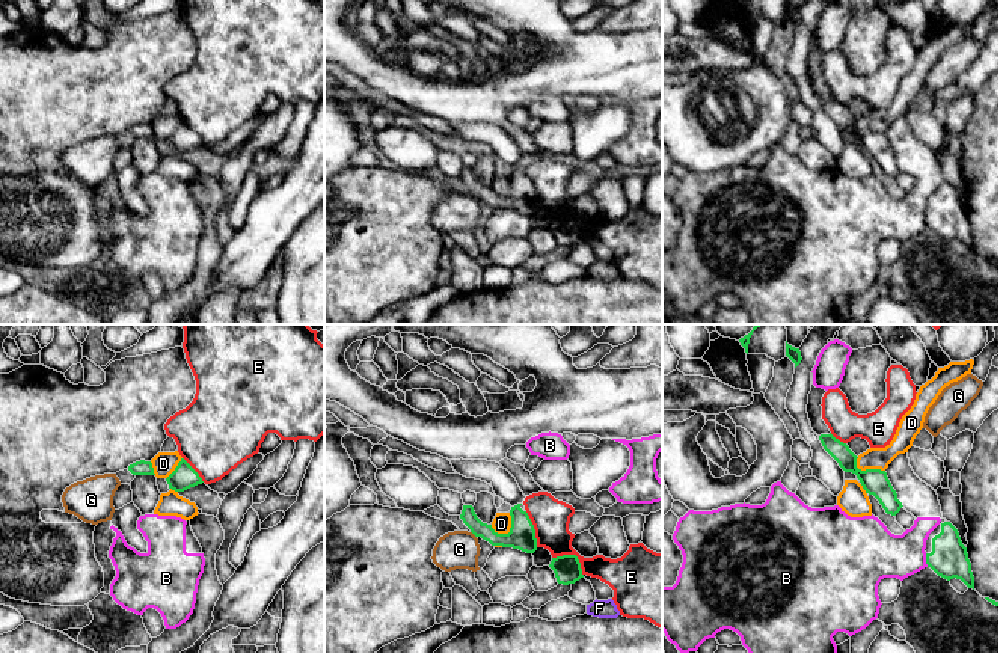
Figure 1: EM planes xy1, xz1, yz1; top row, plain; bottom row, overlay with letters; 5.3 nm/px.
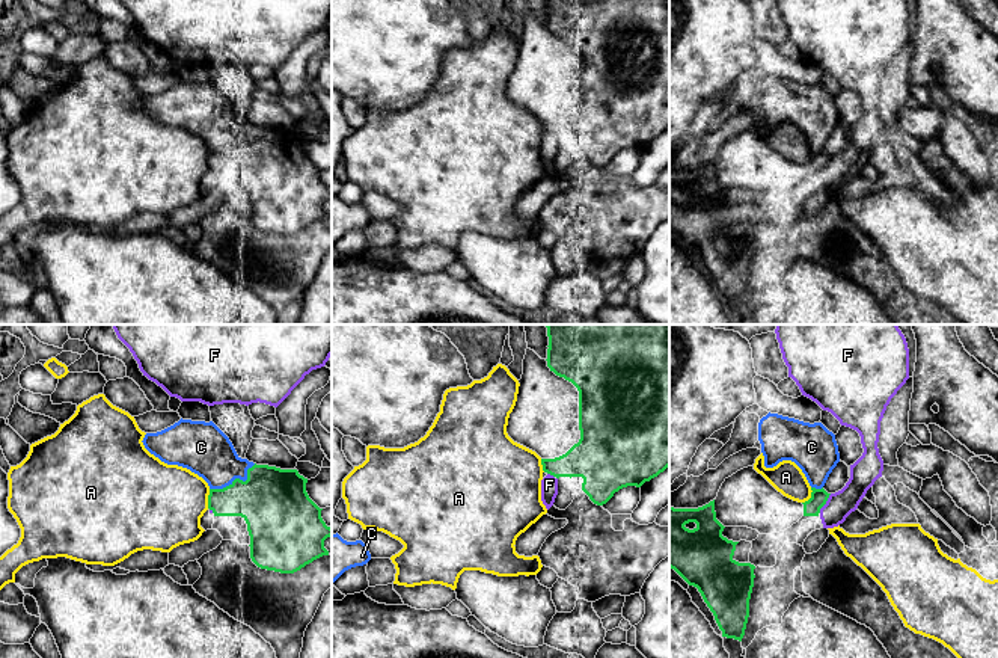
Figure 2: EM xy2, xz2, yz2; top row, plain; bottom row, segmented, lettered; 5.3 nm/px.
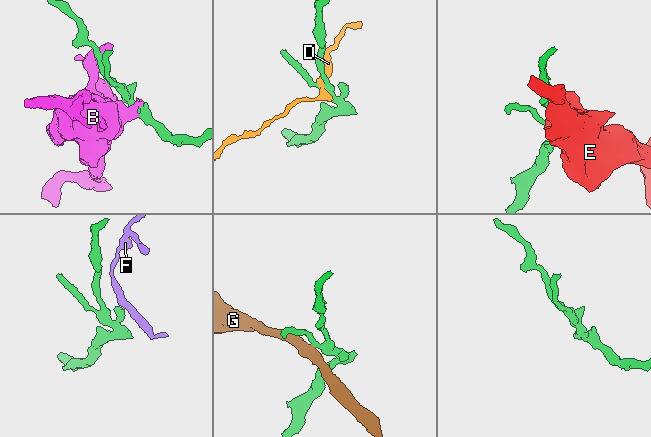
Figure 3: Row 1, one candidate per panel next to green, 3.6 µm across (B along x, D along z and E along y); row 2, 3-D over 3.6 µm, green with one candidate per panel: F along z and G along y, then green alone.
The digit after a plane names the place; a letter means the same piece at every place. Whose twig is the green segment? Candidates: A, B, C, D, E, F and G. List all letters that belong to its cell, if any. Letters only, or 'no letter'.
C

